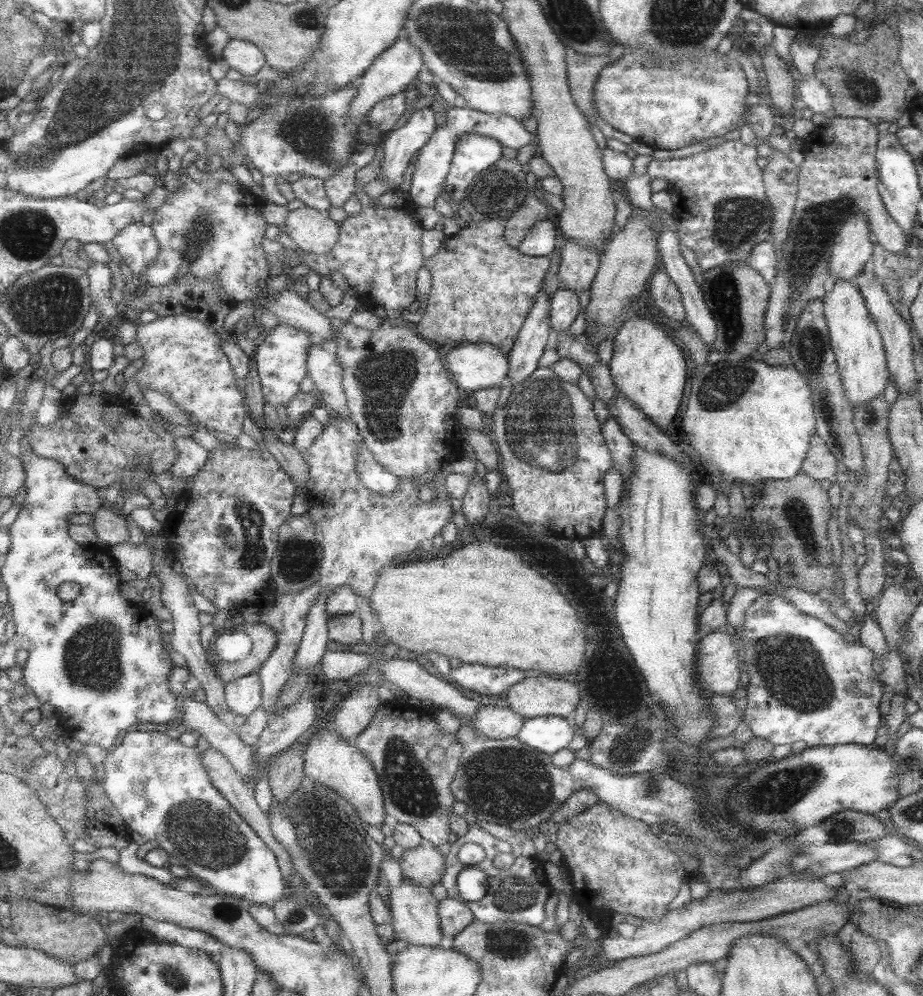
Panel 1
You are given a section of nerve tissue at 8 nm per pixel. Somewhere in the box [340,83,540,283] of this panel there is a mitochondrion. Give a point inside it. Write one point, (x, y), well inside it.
(486, 182)

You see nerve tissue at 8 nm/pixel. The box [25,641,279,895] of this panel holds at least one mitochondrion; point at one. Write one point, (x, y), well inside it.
(199, 829)

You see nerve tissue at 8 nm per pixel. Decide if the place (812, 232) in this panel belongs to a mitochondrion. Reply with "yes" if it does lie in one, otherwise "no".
yes

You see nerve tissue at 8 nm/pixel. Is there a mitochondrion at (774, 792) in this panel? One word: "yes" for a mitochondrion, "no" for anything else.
yes

